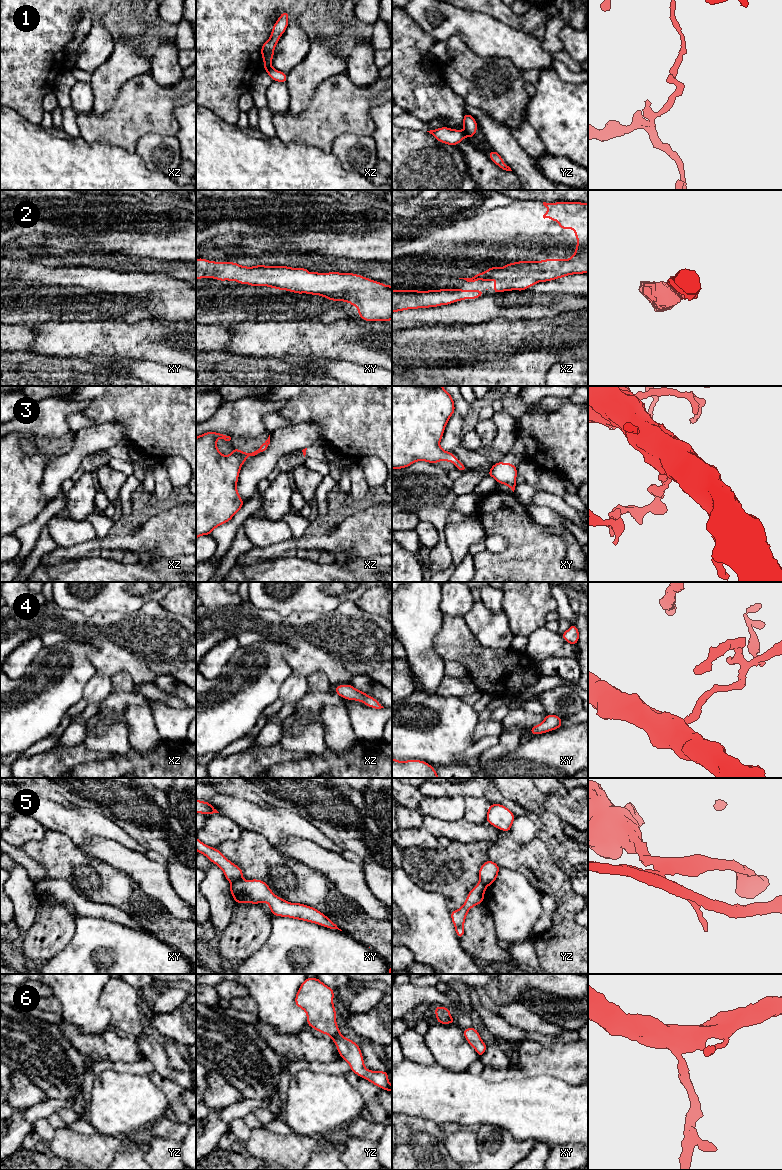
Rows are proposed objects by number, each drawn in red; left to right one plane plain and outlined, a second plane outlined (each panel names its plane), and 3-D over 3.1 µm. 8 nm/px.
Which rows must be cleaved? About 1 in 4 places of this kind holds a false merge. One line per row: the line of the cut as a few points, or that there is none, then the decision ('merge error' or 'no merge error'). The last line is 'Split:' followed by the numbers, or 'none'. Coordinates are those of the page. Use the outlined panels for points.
1: xz (264, 64), (270, 66) | merge error
2: no cut | no merge error
3: no cut | no merge error
4: no cut | no merge error
5: xy (241, 879), (231, 883) | merge error
6: no cut | no merge error
Split: 1, 5

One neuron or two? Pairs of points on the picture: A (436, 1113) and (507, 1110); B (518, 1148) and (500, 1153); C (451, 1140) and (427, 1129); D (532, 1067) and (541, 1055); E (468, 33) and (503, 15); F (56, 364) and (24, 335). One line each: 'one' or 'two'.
A: one
B: one
C: two
D: one
E: two
F: two

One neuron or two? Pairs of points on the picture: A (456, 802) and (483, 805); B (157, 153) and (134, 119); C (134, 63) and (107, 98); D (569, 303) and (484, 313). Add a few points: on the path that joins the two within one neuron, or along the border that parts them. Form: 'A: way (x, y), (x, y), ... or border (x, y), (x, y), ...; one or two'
A: border (465, 798), (465, 816), (463, 818); two
B: border (169, 135), (144, 134), (138, 140), (134, 153); two
C: way (125, 71), (107, 89); one
D: way (548, 309), (509, 309), (505, 311); one

